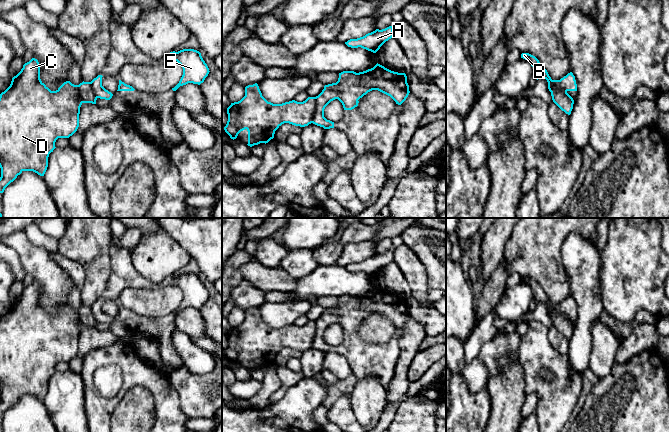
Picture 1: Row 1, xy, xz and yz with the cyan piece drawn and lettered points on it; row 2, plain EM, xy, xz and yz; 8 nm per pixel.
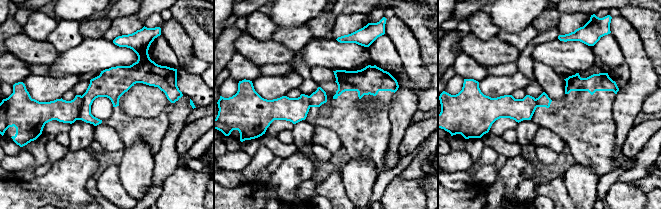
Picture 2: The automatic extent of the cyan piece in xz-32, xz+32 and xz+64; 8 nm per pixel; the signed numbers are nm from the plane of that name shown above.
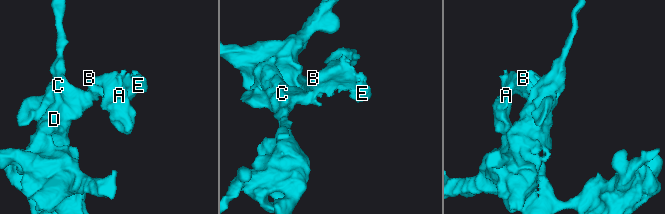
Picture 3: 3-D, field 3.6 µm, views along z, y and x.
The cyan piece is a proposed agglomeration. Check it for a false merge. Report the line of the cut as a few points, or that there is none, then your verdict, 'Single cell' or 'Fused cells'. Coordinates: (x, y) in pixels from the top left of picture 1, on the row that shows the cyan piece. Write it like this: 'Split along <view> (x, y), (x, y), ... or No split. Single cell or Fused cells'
Split along xz (315, 97), (315, 112), (311, 122). Fused cells

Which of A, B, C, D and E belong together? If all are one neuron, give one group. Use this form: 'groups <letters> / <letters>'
groups A B E / C D

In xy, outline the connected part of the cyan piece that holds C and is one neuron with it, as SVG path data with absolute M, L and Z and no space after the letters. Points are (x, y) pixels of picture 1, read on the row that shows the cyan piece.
M32 58L23 65L21 71L12 78L10 86L0 94L0 193L23 171L33 171L44 176L48 167L48 157L56 148L58 138L69 138L79 127L80 107L83 103L96 104L97 97L90 82L74 85L64 82L56 91L51 91L40 79L40 64Z

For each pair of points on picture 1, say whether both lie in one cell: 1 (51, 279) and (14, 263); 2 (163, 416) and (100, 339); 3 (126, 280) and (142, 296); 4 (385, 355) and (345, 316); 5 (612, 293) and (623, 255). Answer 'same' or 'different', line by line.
1: different
2: different
3: different
4: same
5: same

